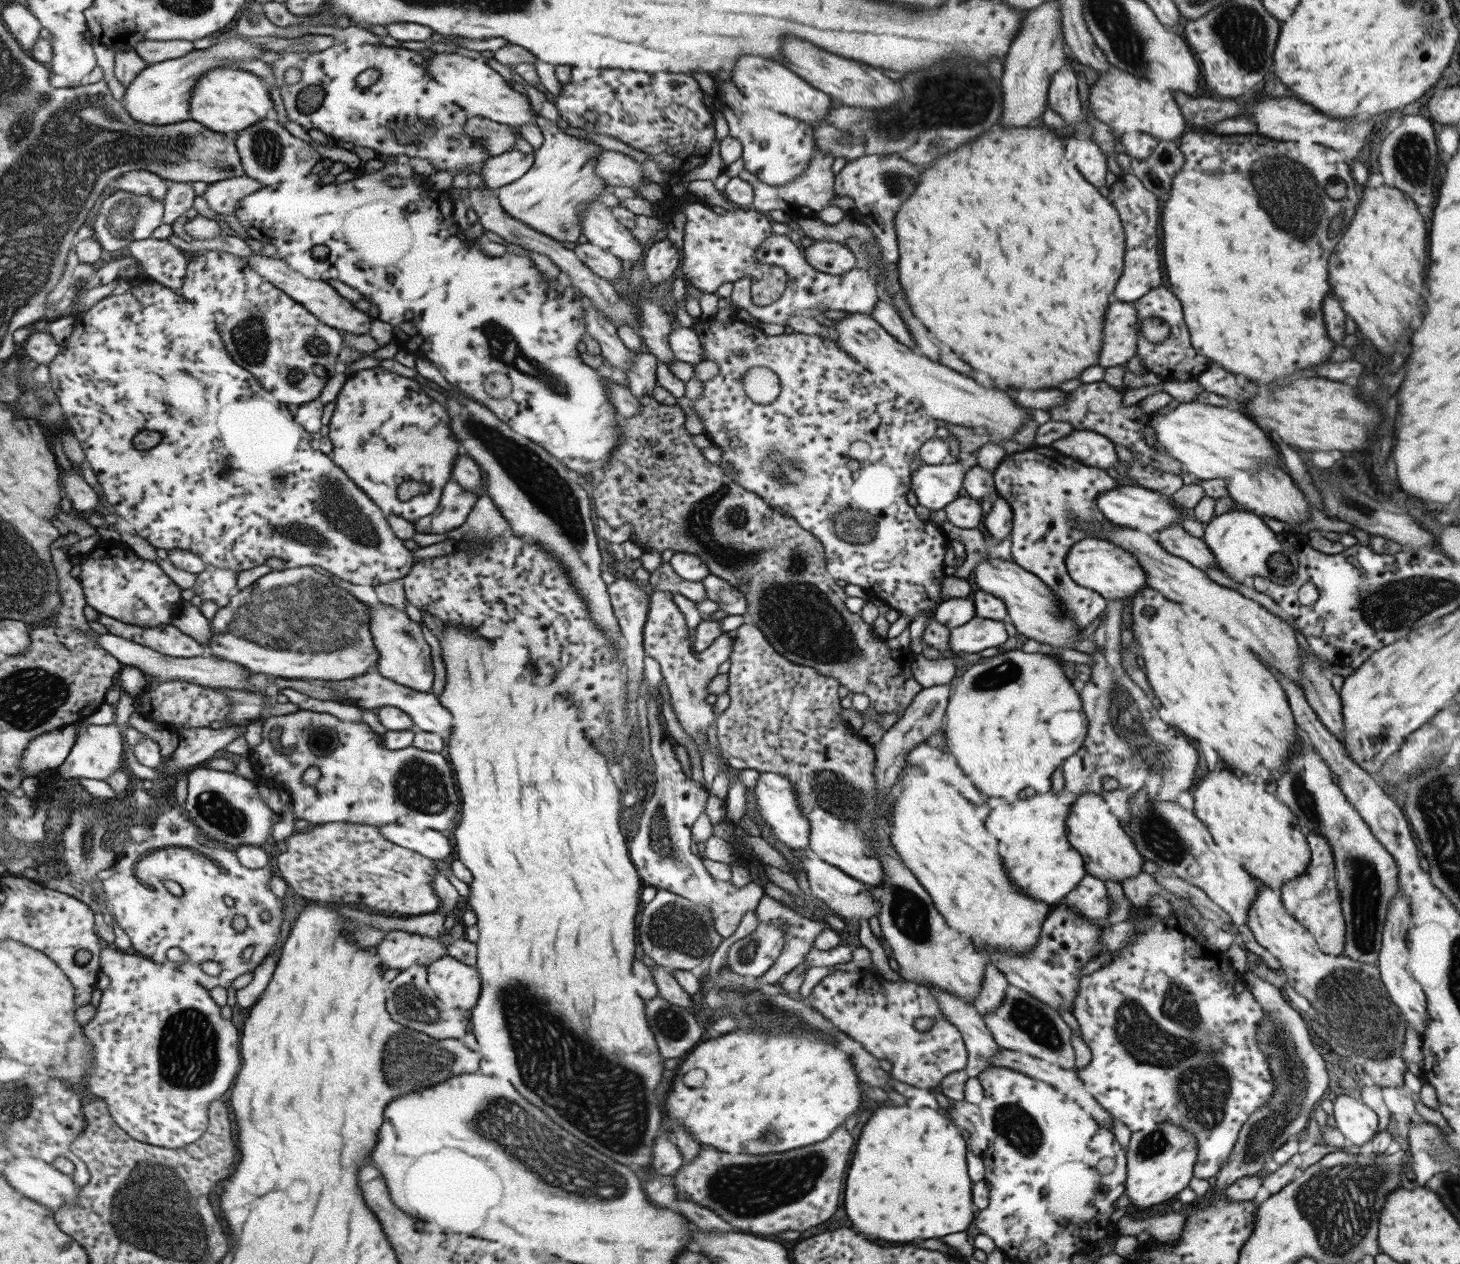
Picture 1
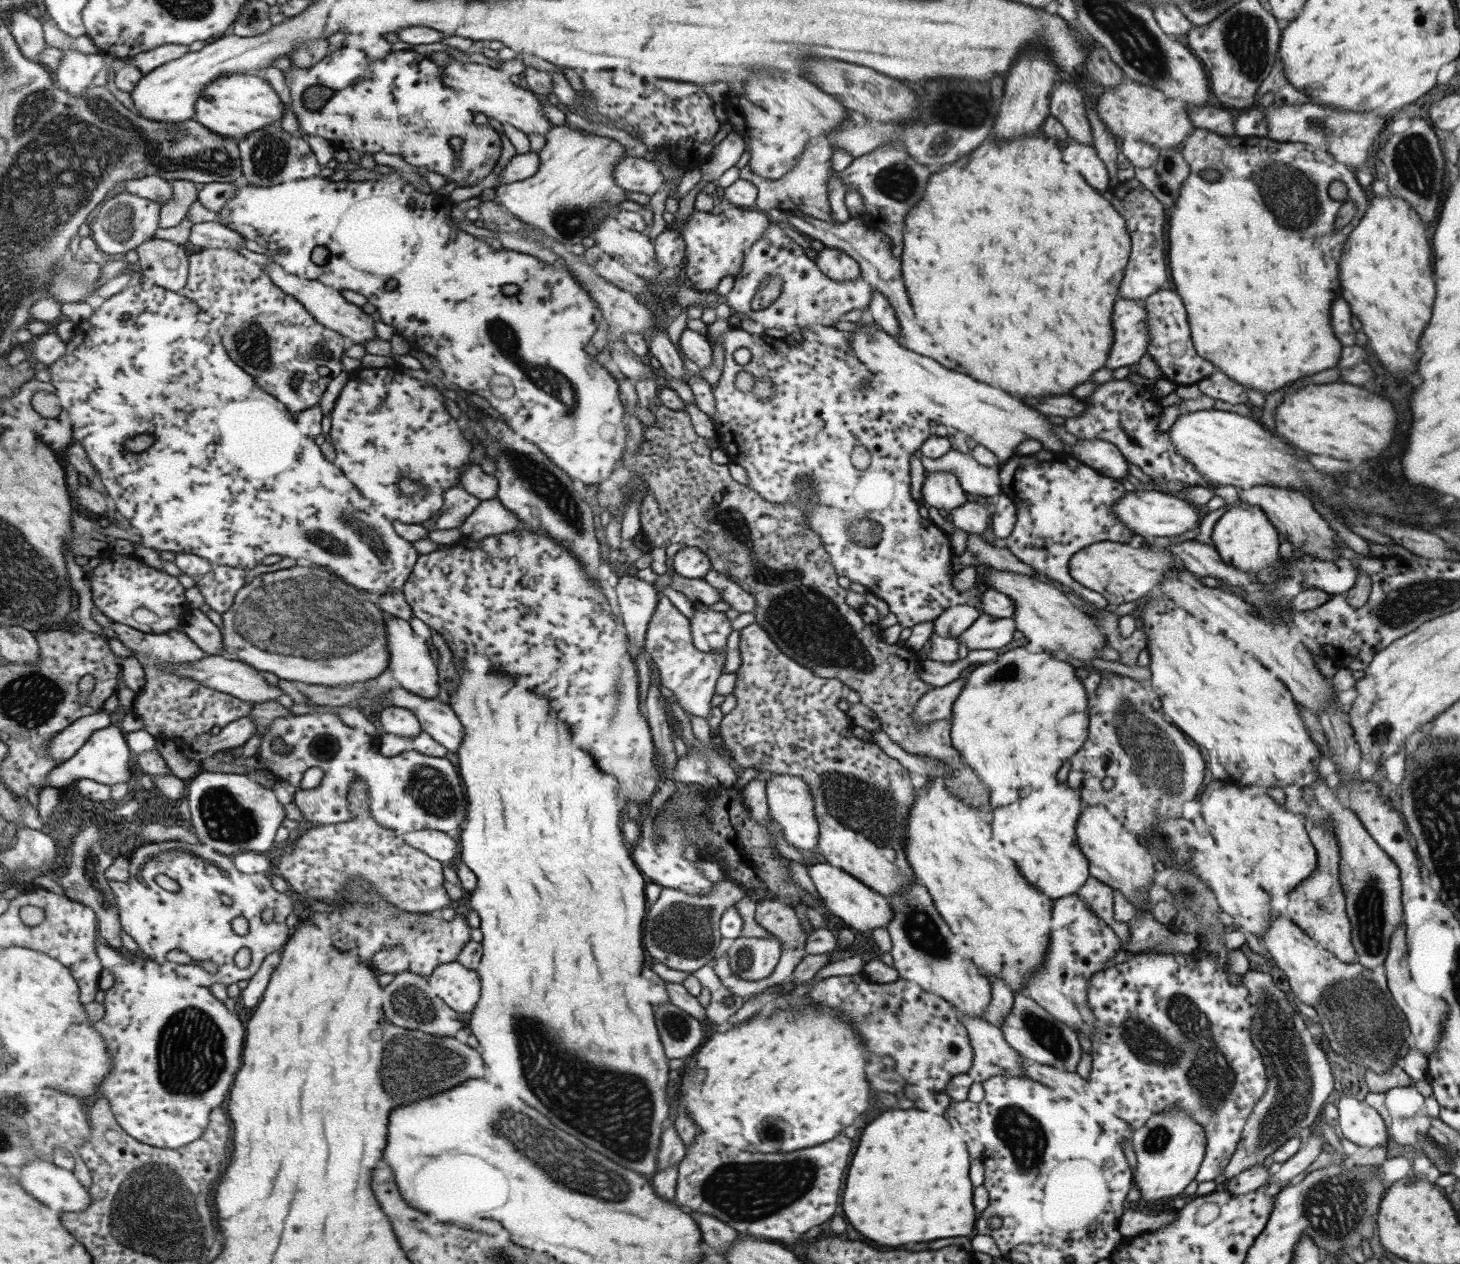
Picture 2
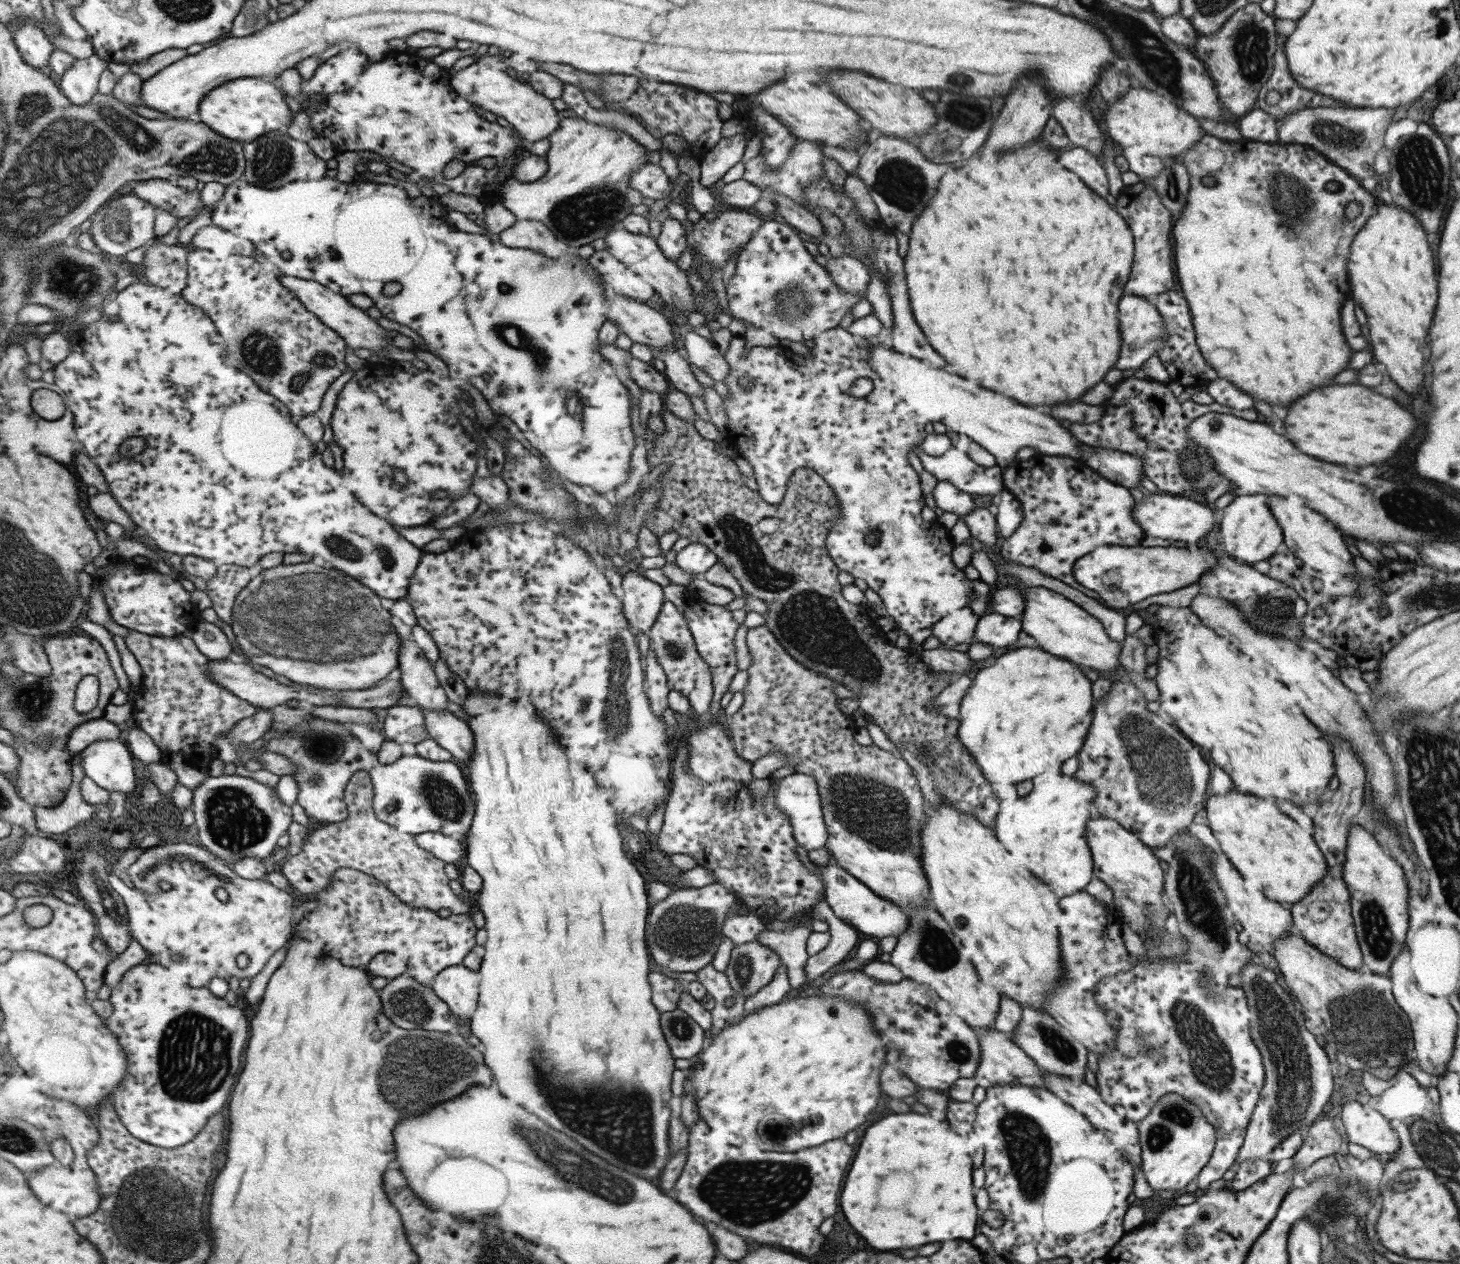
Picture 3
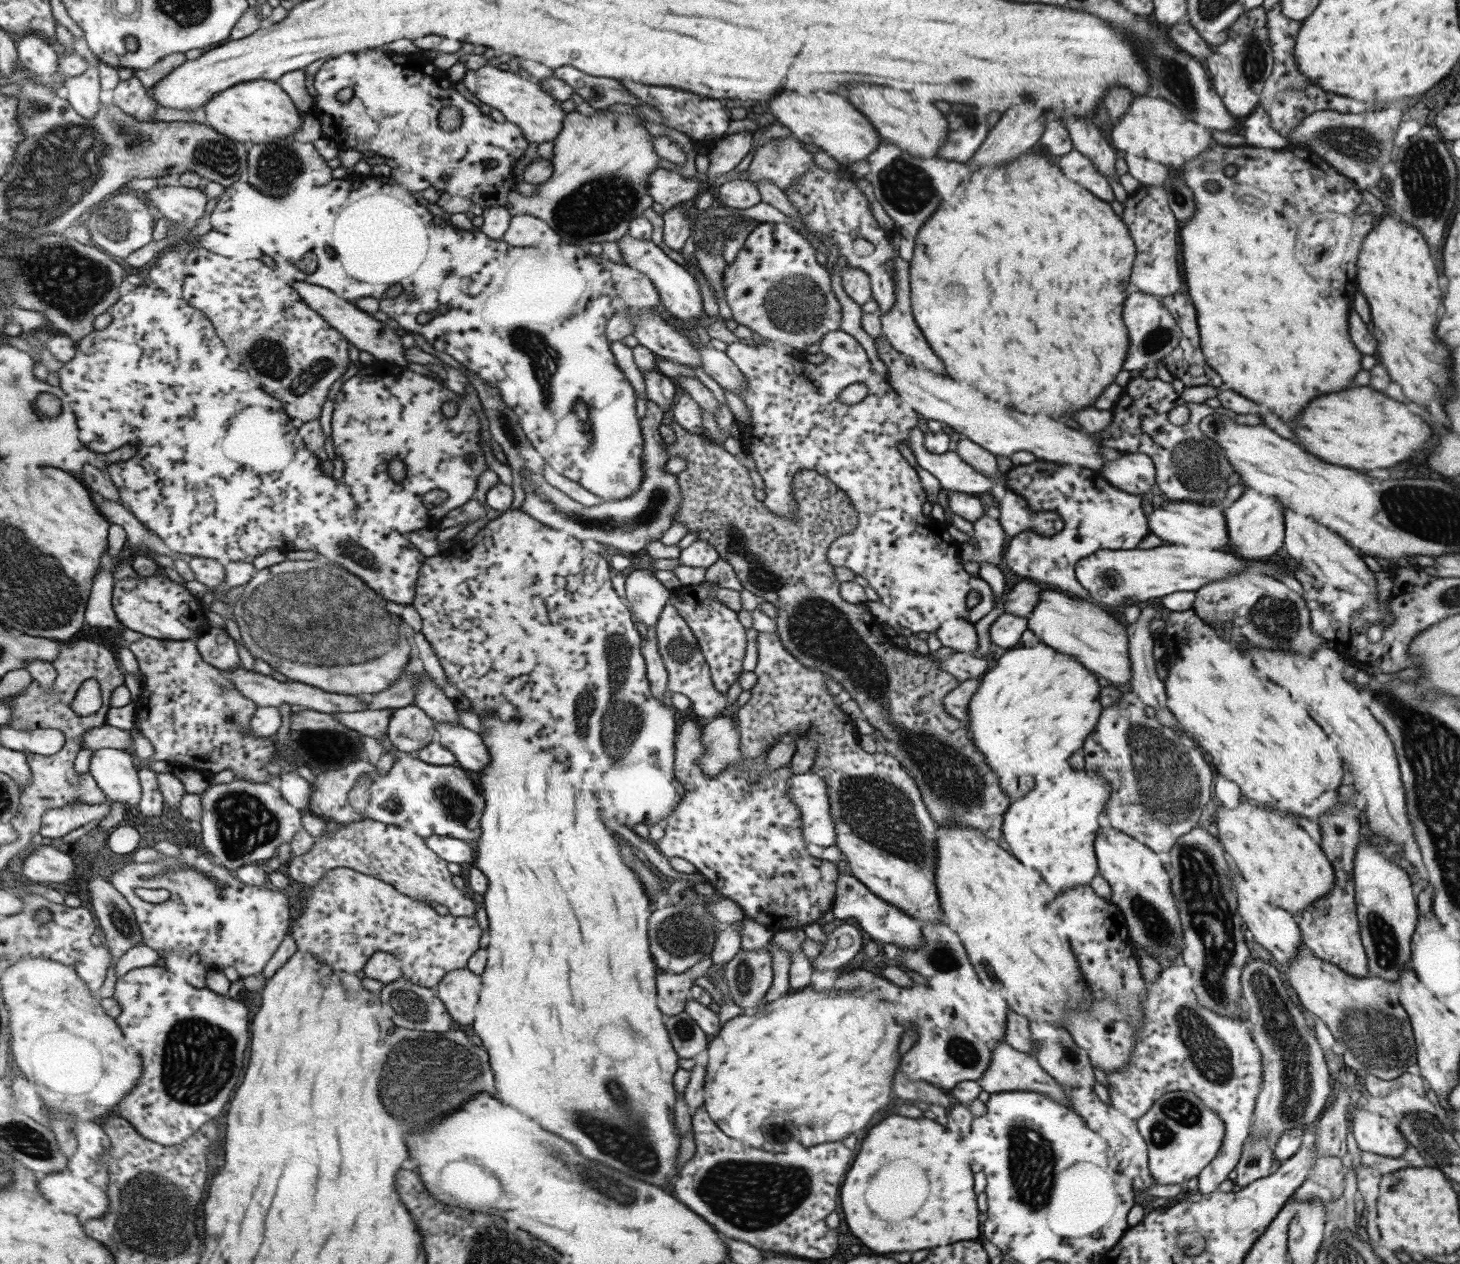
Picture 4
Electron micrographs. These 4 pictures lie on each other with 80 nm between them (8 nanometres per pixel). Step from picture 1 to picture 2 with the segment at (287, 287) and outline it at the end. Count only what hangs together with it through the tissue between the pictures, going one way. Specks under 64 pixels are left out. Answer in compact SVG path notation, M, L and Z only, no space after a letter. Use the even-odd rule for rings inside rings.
M269 263L264 269L276 285L283 289L283 292L295 296L321 324L340 332L349 343L364 345L365 341L377 339L375 320L363 308L349 301L340 290L318 280L307 280L293 273L288 273L282 264Z

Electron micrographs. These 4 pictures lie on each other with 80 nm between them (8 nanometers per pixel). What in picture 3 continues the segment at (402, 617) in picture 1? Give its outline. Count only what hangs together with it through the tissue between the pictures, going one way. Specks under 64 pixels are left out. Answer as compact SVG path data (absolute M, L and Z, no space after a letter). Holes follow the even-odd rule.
M411 634L401 638L400 669L402 685L407 696L416 702L416 706L424 710L447 711L447 694L437 680L433 663L424 656L423 648Z

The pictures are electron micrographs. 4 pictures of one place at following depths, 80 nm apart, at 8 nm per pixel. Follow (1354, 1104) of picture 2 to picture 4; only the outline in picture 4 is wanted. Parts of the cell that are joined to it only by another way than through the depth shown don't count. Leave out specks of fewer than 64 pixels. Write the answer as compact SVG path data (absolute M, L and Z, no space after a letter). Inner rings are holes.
M1355 1106L1349 1110L1349 1123L1360 1151L1397 1158L1405 1150L1405 1139L1399 1129L1377 1114Z

